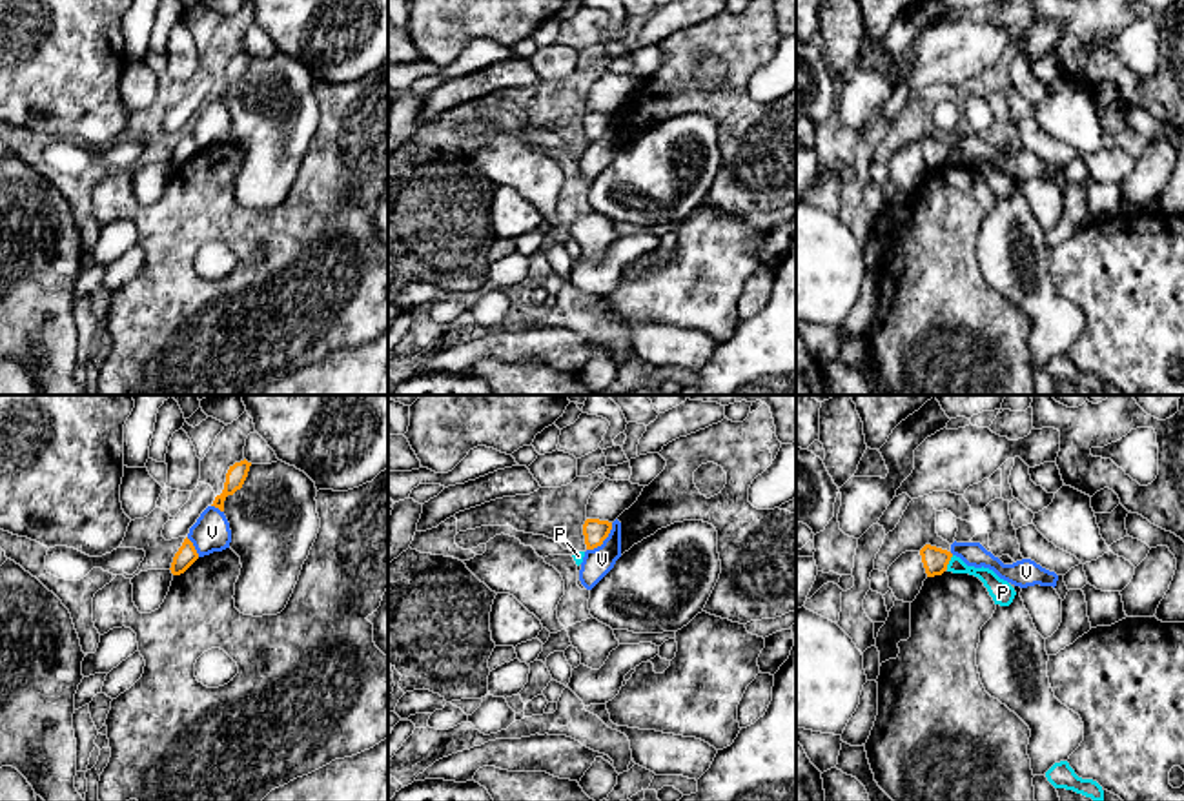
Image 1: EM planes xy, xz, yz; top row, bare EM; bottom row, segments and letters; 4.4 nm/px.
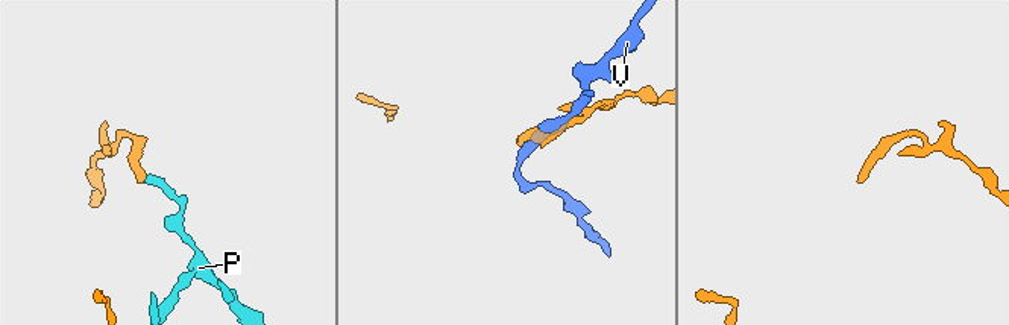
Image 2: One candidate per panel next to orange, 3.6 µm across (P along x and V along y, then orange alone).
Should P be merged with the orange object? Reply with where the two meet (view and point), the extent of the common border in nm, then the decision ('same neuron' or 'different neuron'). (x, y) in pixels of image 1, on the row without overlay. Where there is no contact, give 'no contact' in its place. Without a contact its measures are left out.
yz (948, 155) | 70 nm | different neuron

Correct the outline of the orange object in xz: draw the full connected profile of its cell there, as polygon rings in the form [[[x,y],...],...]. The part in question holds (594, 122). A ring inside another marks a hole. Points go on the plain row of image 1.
[[[587,111],[583,117],[583,127],[587,142],[594,142],[603,137],[612,122],[612,115],[599,111]]]

